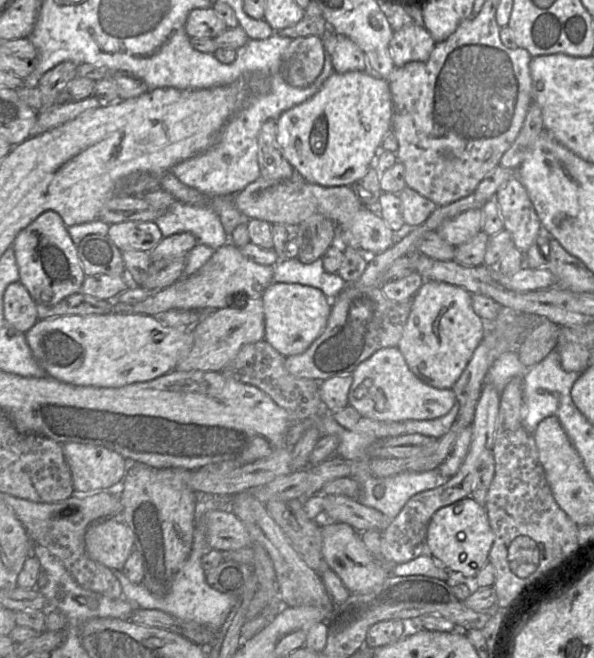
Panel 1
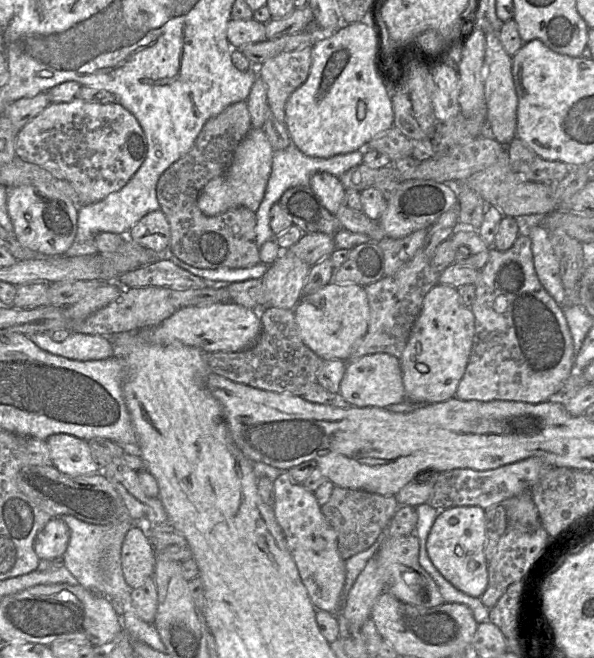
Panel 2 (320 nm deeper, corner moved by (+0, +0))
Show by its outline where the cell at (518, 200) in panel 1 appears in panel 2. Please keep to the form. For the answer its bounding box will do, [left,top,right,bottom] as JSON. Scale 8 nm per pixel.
[456,232,576,402]

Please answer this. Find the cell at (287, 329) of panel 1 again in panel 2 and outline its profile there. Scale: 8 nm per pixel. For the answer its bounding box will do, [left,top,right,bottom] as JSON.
[293,284,370,361]

